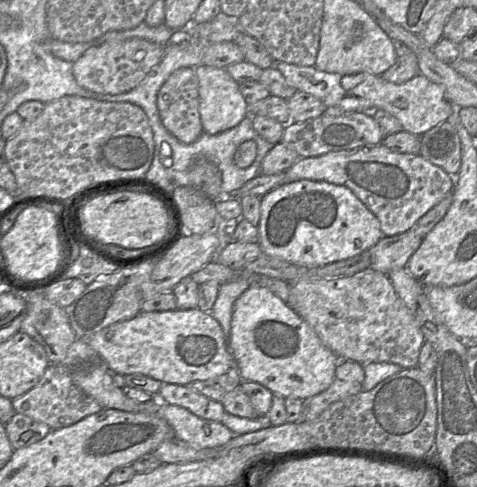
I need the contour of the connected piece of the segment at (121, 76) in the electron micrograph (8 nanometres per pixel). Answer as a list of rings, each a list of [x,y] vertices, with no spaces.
[[[137,37],[105,42],[89,48],[73,62],[73,76],[80,87],[95,93],[110,95],[125,93],[138,86],[161,62],[164,51],[165,46]]]

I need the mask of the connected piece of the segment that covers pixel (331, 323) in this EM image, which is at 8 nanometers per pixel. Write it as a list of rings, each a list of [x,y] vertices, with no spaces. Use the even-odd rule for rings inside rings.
[[[368,267],[336,279],[300,279],[290,284],[288,305],[311,327],[322,344],[341,360],[360,364],[389,362],[403,369],[416,367],[425,341],[414,316],[397,295],[387,274]]]

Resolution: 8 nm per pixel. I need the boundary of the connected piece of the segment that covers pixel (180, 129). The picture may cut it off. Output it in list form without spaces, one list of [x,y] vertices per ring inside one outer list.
[[[195,68],[175,70],[159,89],[157,108],[162,124],[179,142],[195,142],[204,132],[199,113]]]

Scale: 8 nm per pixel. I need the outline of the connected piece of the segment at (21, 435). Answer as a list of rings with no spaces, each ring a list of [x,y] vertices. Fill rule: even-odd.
[[[15,413],[5,429],[14,450],[40,441],[51,431],[48,425],[21,413]]]

